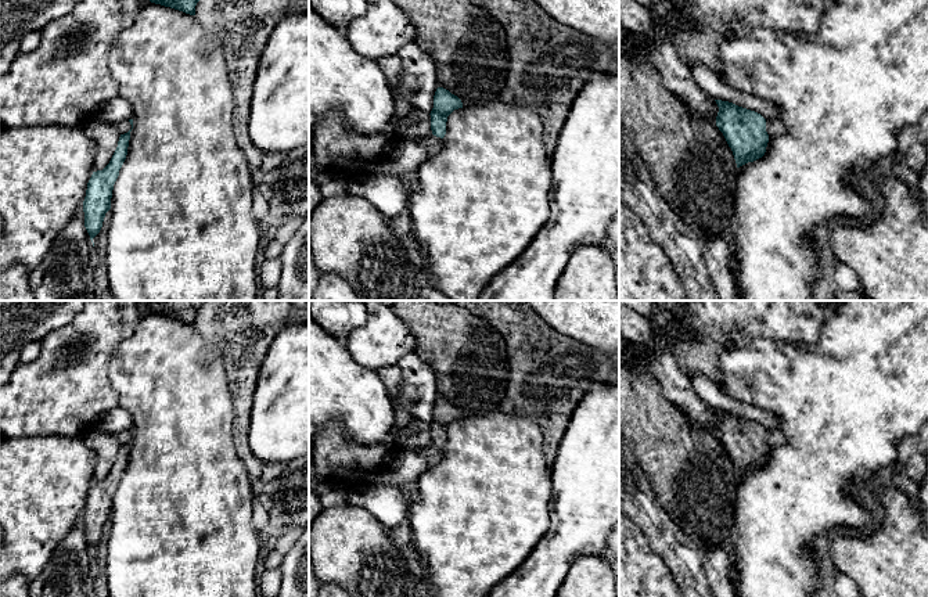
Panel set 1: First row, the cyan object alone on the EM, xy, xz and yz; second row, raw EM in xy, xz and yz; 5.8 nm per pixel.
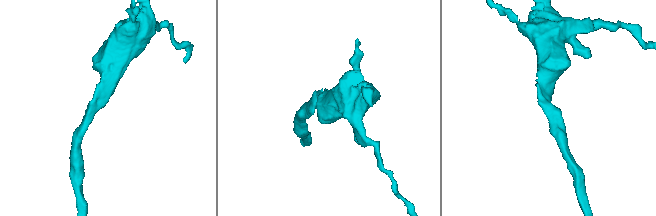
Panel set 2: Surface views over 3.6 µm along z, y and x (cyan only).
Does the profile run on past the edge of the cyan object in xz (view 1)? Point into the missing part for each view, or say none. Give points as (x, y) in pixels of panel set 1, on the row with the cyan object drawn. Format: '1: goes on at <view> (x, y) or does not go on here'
1: does not go on here

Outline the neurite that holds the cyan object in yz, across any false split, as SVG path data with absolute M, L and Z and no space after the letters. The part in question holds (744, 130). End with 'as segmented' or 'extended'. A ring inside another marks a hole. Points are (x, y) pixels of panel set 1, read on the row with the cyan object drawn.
M715 101L719 107L716 126L731 148L737 168L762 158L769 143L766 119L733 103Z; as segmented

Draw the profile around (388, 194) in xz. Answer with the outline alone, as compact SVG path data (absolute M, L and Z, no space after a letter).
M399 175L359 176L348 180L348 194L362 197L388 220L407 208L410 198L406 183Z

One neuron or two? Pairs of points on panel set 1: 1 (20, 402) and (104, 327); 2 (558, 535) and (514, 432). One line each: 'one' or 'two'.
1: one
2: two

